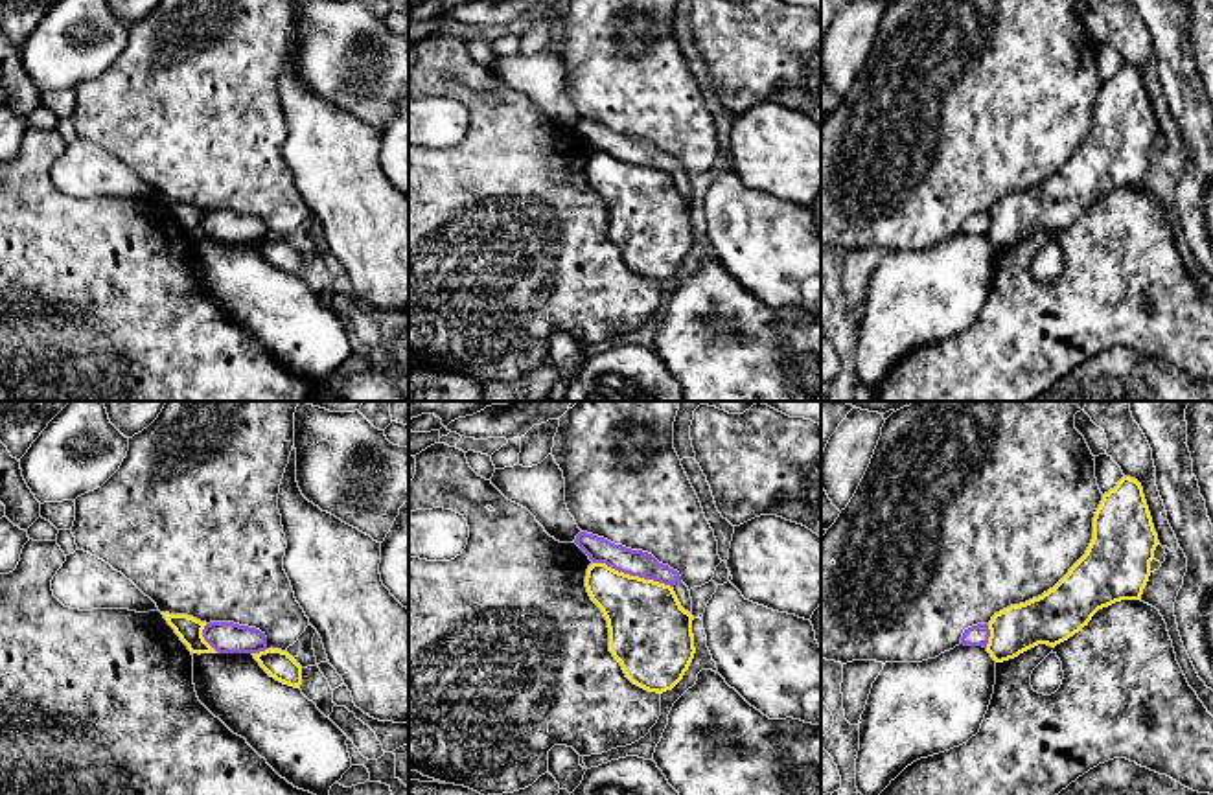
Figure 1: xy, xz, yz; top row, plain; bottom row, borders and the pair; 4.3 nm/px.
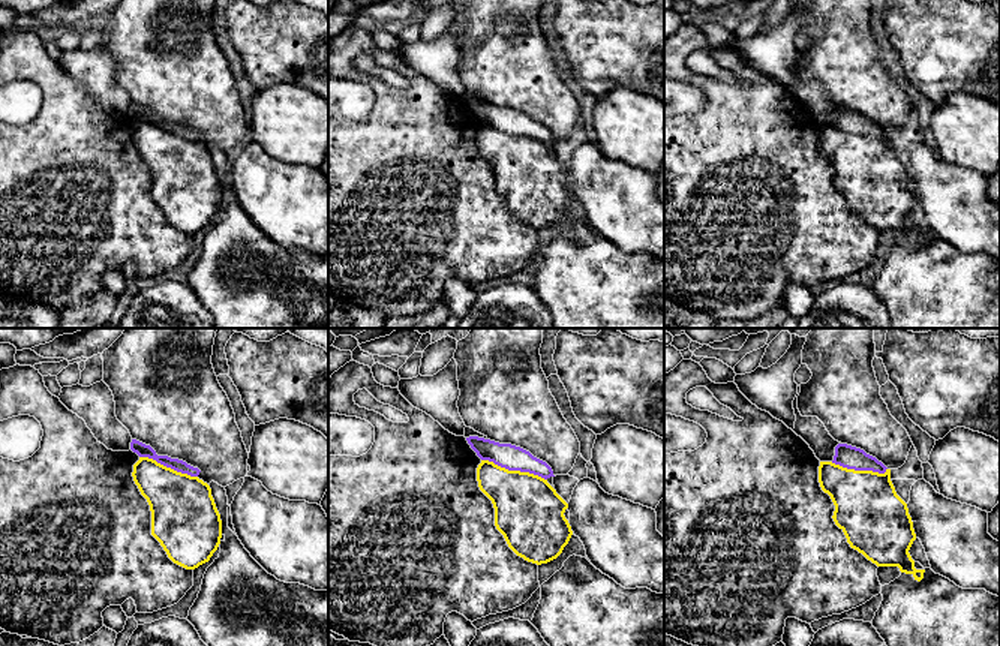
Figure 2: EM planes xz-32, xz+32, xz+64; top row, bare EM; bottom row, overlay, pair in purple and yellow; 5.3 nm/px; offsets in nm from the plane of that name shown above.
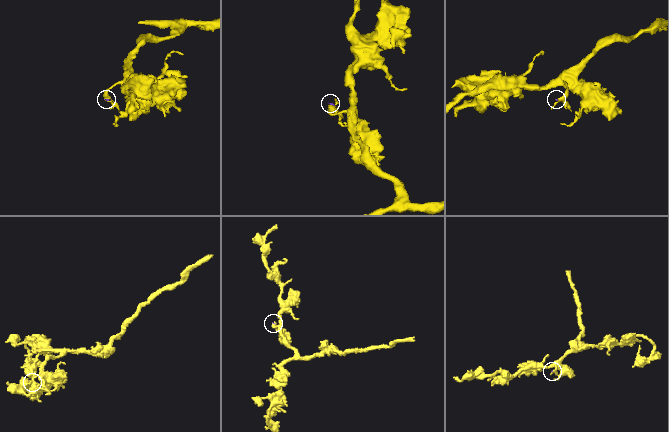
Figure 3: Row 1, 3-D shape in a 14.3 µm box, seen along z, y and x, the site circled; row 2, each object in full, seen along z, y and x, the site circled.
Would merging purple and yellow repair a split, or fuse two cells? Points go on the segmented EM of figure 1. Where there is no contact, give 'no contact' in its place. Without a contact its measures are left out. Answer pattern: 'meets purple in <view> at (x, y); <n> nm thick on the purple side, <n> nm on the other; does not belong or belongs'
meets purple in xz at (634, 575); 110 nm thick on the purple side, 360 nm on the other; does not belong

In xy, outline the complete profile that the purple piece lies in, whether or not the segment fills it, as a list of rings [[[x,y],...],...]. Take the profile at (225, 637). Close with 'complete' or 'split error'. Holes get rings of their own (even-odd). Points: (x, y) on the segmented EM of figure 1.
[[[210,622],[202,629],[202,637],[219,653],[260,653],[267,650],[265,633],[234,622]]] | complete

